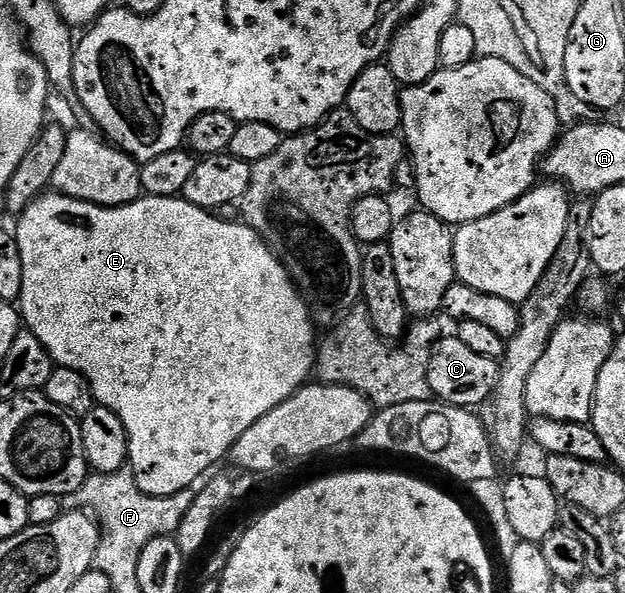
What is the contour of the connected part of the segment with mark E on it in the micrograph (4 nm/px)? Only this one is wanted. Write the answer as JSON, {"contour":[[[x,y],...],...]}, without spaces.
{"contour":[[[42,194],[17,217],[16,235],[20,258],[24,262],[21,319],[29,332],[44,342],[55,365],[79,372],[90,383],[95,401],[101,407],[112,410],[112,414],[124,422],[130,446],[128,468],[136,486],[146,496],[174,496],[177,492],[193,489],[193,484],[203,475],[202,480],[213,464],[231,455],[234,445],[244,430],[248,430],[248,426],[260,422],[264,414],[280,406],[293,392],[303,387],[316,368],[316,324],[306,297],[298,291],[297,284],[290,279],[290,273],[282,261],[256,234],[256,230],[252,230],[245,222],[233,224],[218,216],[221,215],[192,206],[177,196],[143,195],[119,208],[103,208],[101,204],[89,204],[71,196]]]}

